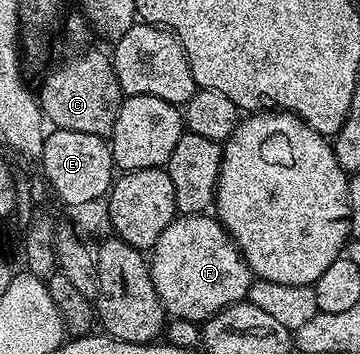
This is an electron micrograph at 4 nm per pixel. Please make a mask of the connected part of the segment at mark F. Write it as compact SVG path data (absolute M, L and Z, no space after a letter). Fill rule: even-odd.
M187 213L173 218L173 222L163 227L163 235L155 239L147 257L151 283L157 292L157 298L170 318L178 317L188 321L204 323L232 305L238 305L249 295L251 274L245 256L237 249L228 231L222 227L216 216L205 213Z

